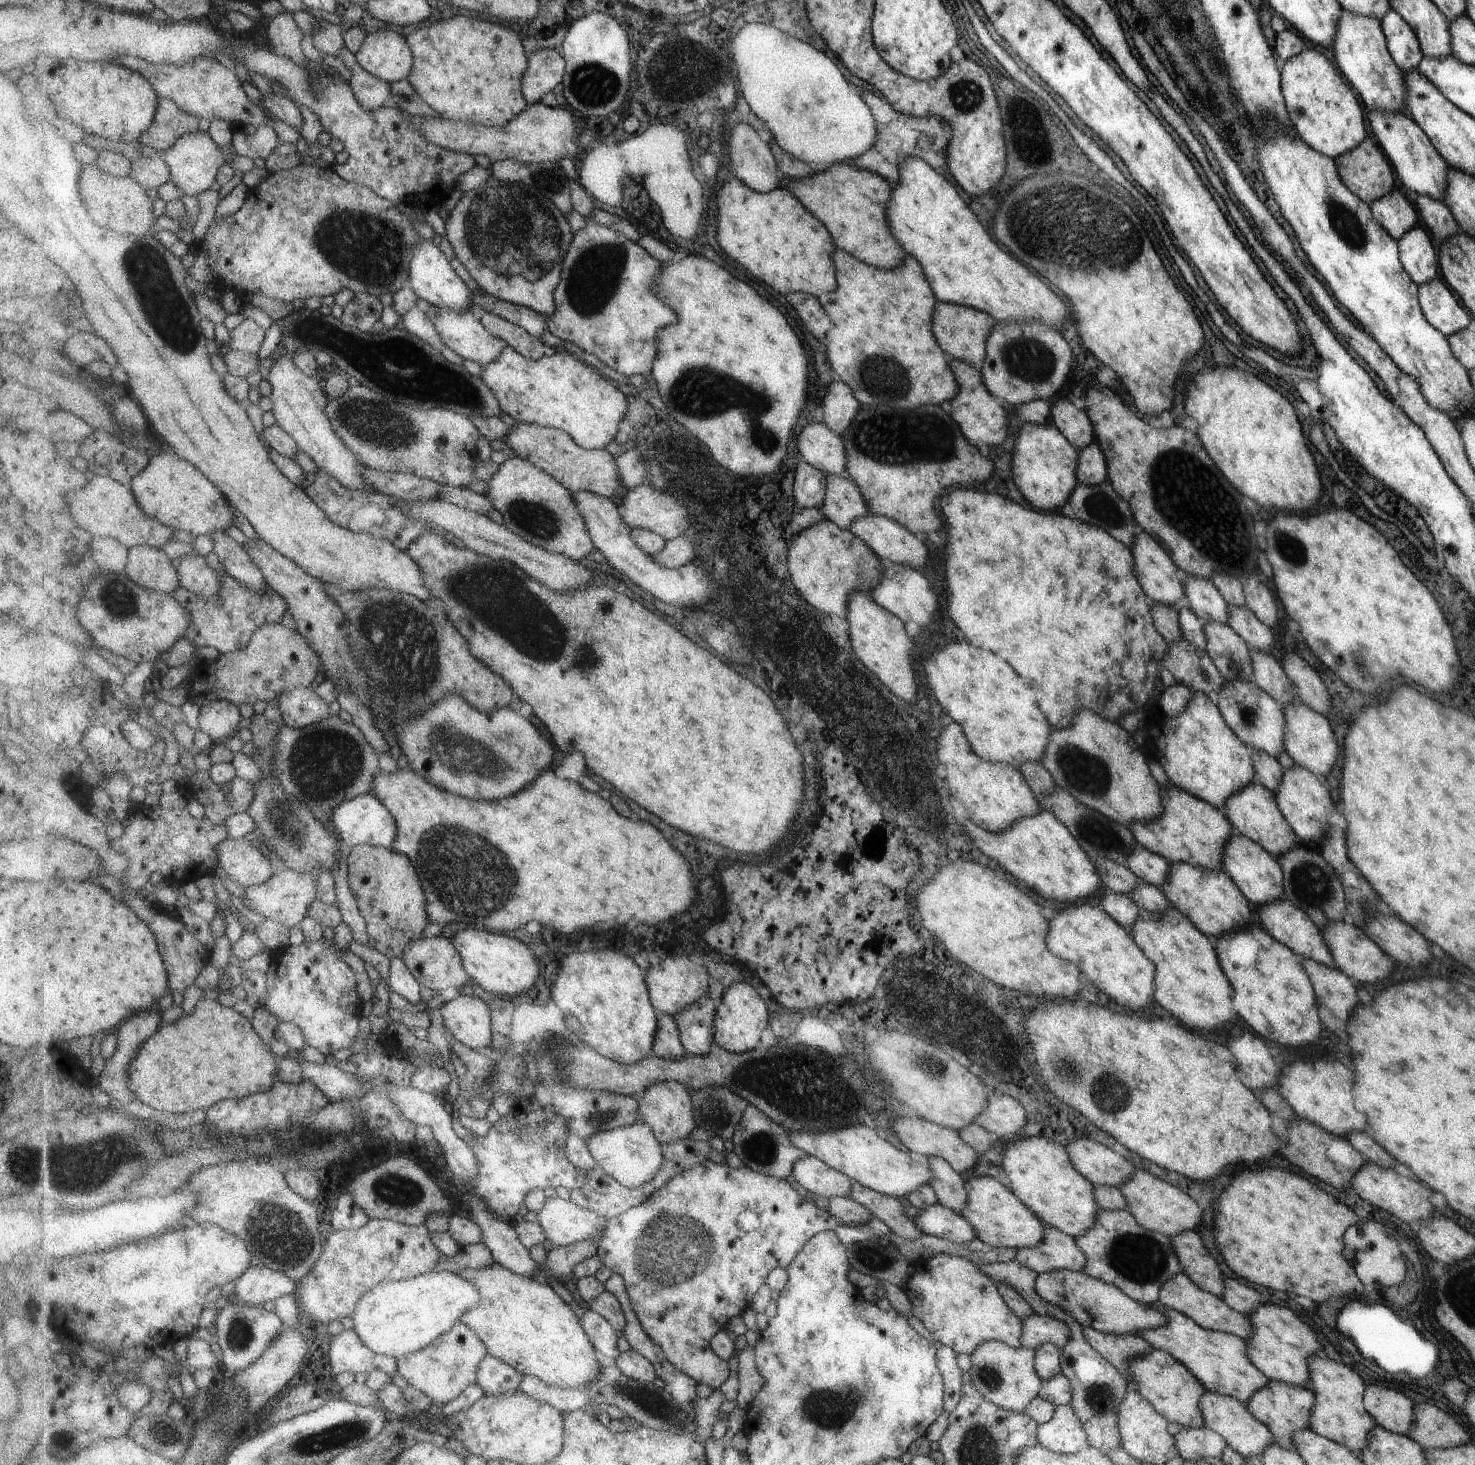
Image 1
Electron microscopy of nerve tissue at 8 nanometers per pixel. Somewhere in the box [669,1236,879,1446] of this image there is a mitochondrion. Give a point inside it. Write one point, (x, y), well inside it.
(829, 1409)

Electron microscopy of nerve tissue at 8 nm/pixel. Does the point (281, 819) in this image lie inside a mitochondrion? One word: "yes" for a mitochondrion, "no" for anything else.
yes

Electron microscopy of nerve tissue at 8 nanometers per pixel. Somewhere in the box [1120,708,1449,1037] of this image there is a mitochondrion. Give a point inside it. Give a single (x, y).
(1309, 881)

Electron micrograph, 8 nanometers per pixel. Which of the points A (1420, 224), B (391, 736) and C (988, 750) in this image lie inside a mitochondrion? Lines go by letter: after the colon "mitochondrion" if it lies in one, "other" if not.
A: other
B: other
C: other

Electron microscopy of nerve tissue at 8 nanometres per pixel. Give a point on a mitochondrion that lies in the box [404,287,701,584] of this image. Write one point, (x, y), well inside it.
(542, 523)

